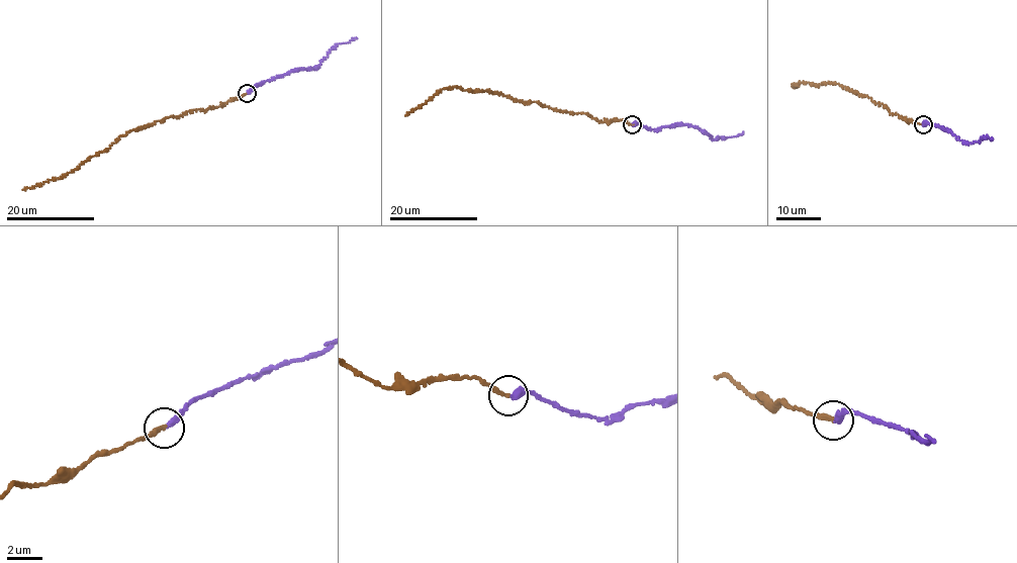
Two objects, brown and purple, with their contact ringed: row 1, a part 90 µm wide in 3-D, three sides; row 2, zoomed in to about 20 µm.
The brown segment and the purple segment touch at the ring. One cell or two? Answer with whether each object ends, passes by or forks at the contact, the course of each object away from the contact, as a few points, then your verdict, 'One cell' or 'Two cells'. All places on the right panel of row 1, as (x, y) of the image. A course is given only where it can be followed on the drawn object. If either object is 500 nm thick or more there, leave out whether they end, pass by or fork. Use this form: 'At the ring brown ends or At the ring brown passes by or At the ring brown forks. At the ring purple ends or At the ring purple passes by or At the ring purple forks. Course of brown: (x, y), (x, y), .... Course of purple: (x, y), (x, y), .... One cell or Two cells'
At the ring brown ends. At the ring purple ends. Course of brown: (923, 124), (891, 113), (885, 105), (838, 83), (797, 84). Course of purple: (923, 124), (927, 122), (949, 131), (962, 142), (977, 143), (984, 136), (992, 138). One cell

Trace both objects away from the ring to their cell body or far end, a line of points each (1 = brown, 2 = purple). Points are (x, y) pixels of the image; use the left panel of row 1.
1: (247, 93), (214, 107), (190, 110), (130, 129), (77, 169), (22, 189)
2: (247, 93), (253, 87), (298, 69), (315, 69), (331, 49), (357, 37)

